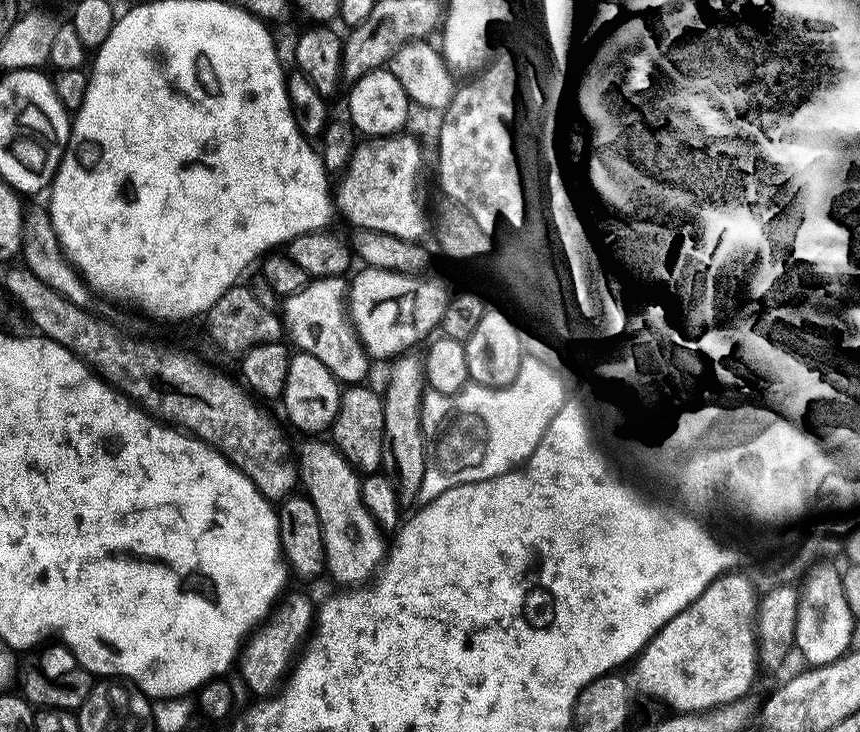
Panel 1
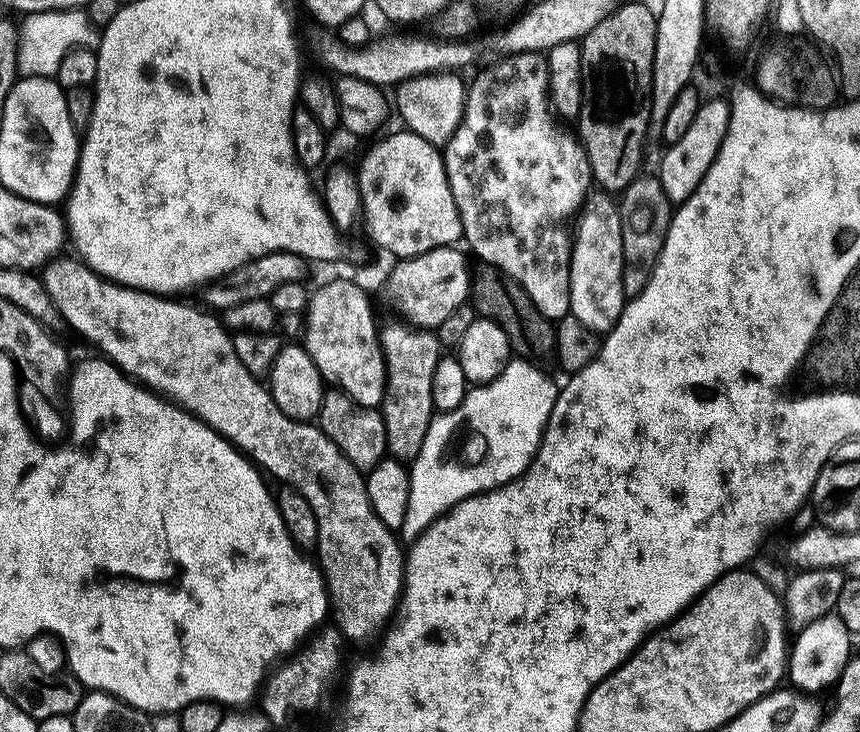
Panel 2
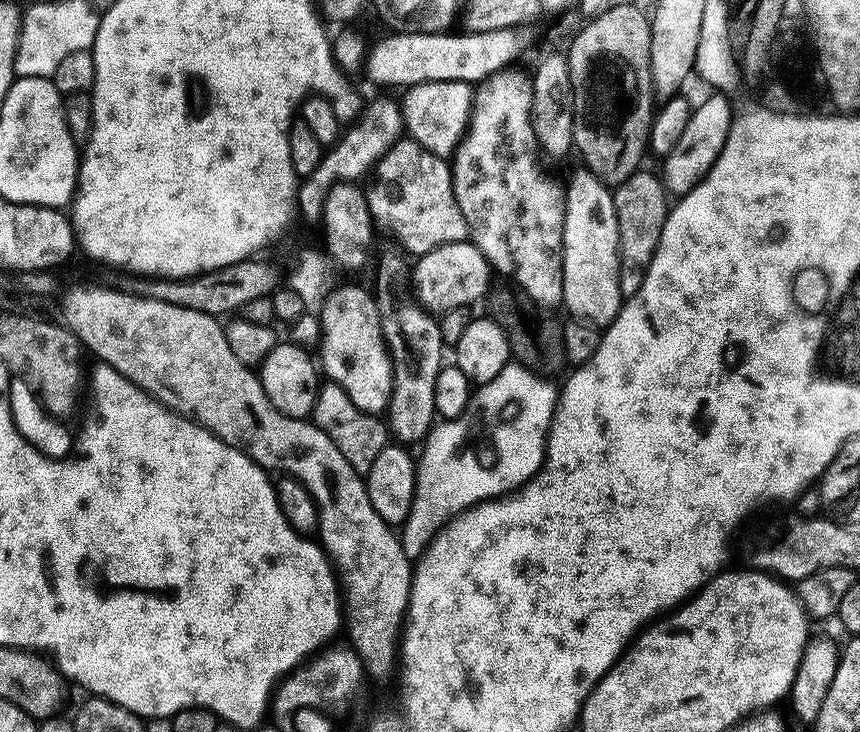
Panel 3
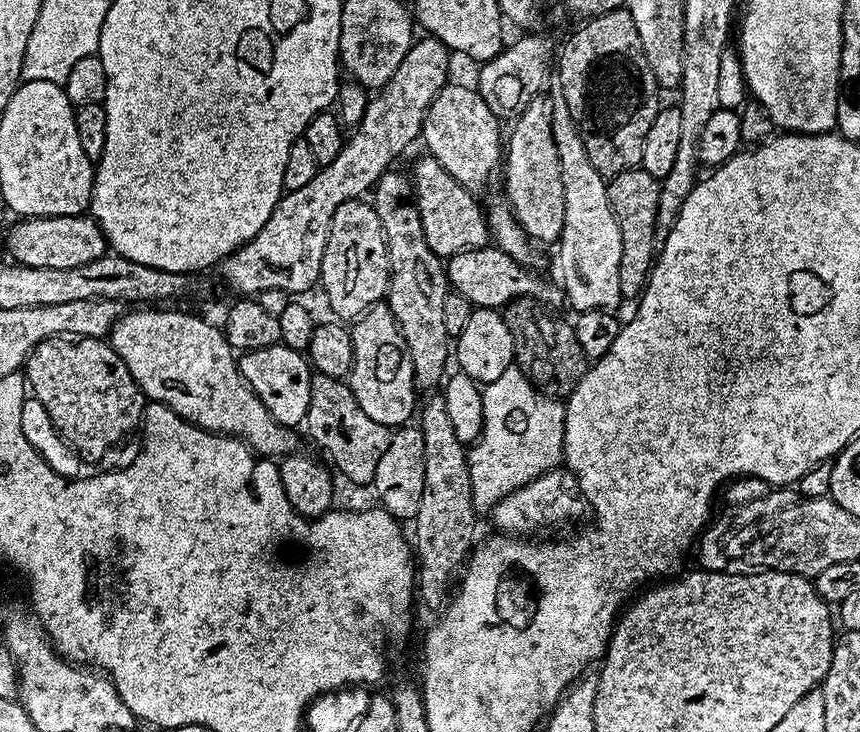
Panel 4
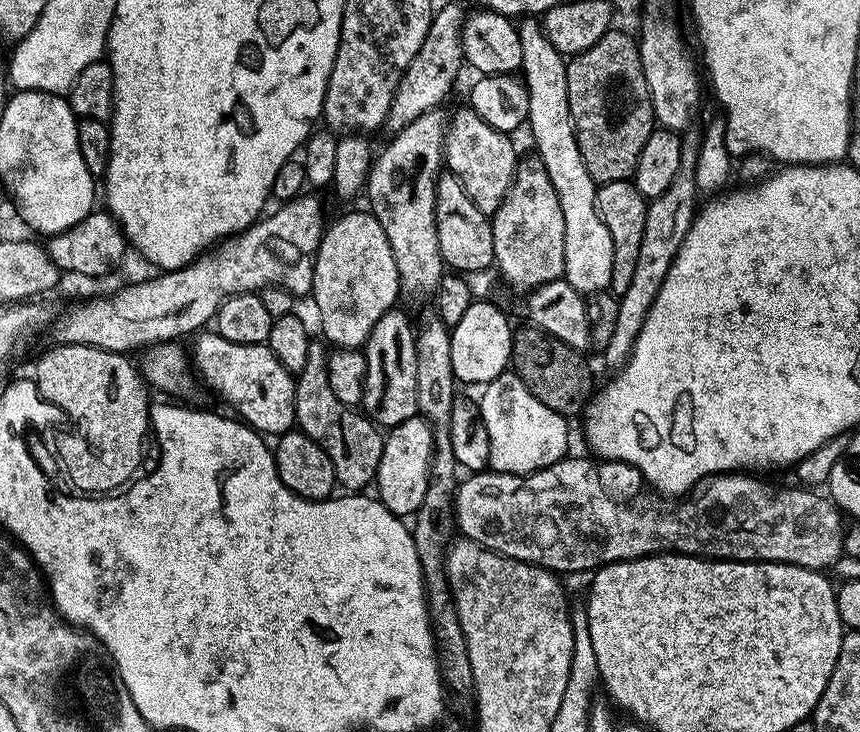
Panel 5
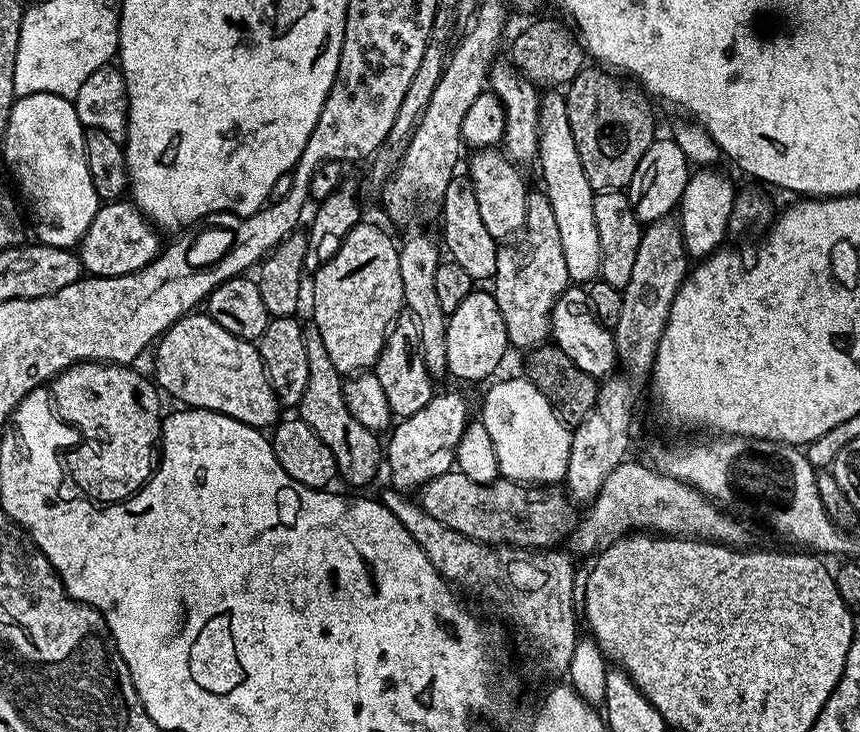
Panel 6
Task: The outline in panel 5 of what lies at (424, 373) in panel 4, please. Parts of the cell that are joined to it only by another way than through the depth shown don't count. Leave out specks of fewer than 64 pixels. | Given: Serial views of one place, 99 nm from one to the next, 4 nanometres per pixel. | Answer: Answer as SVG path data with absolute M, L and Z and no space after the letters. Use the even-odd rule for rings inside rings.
M443 111L427 112L410 126L391 137L392 141L384 149L375 153L369 170L366 185L366 197L372 205L370 211L378 218L382 230L386 230L386 242L390 242L390 250L394 254L394 262L398 266L400 294L406 301L420 300L424 292L435 293L438 282L446 274L446 265L438 246L438 230L436 229L436 181L442 175L444 159L444 138L446 116Z

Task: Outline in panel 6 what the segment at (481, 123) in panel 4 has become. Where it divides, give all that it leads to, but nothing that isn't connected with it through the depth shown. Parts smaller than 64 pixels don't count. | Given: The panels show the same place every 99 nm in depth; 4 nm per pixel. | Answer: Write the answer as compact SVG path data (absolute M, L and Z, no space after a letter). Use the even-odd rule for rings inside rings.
M482 148L471 153L472 158L470 160L470 170L468 170L469 179L472 181L474 186L474 196L478 198L478 211L482 217L482 223L486 225L486 230L492 237L498 242L508 242L512 235L523 233L524 223L526 222L526 206L528 205L528 194L530 191L529 185L524 185L524 180L517 168L519 168L501 149L498 148Z

